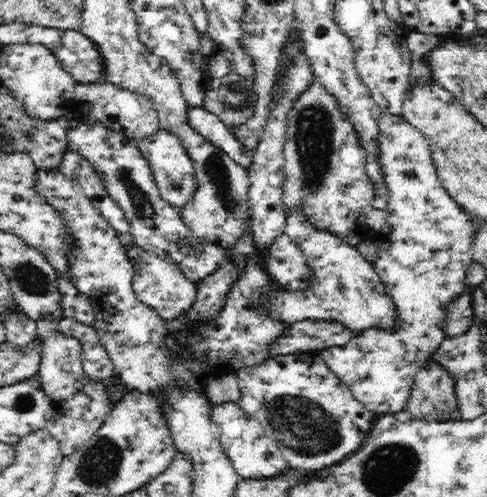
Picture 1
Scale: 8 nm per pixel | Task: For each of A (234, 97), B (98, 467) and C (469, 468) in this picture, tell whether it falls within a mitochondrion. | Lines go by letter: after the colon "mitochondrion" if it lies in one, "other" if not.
A: mitochondrion
B: mitochondrion
C: other

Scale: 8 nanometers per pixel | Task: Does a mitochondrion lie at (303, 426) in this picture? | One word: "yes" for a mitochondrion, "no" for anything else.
yes

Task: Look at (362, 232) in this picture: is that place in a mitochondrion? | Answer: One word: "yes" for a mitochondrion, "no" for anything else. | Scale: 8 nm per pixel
no

